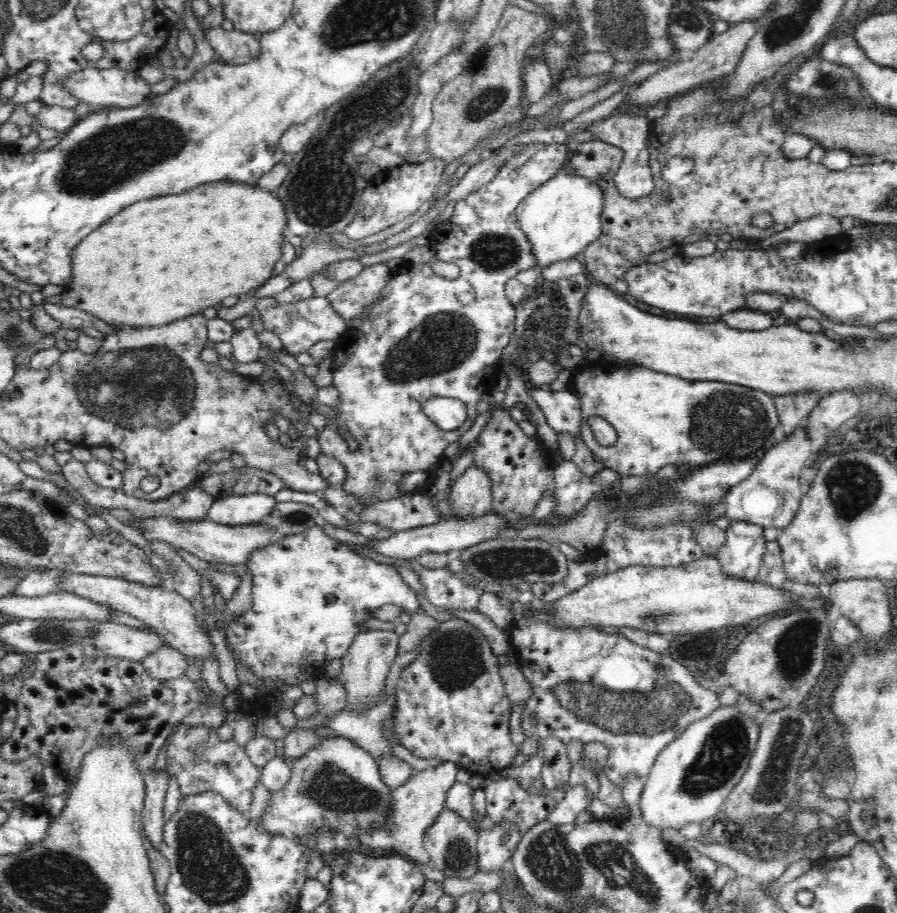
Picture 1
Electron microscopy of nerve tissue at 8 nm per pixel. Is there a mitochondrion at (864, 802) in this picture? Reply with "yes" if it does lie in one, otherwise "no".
no

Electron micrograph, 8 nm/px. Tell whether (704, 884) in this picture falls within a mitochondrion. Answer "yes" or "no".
no

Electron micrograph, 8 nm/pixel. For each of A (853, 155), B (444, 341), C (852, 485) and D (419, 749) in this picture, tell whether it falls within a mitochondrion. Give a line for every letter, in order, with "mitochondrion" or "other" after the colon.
A: other
B: mitochondrion
C: mitochondrion
D: other

